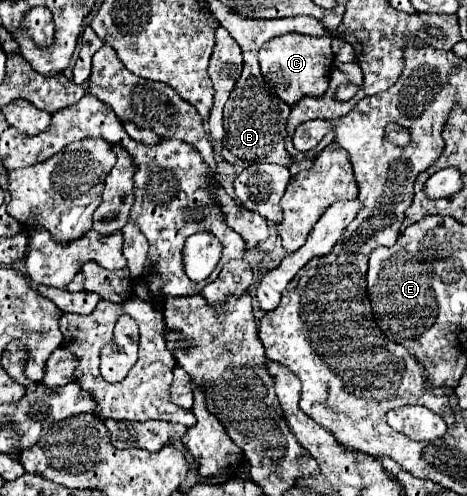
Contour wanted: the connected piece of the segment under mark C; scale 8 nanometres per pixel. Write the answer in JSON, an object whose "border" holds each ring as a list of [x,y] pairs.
{"border":[[[283,34],[269,40],[259,50],[261,74],[265,84],[289,106],[297,104],[301,98],[319,98],[329,88],[329,74],[333,68],[331,36],[303,36],[303,34]]]}

